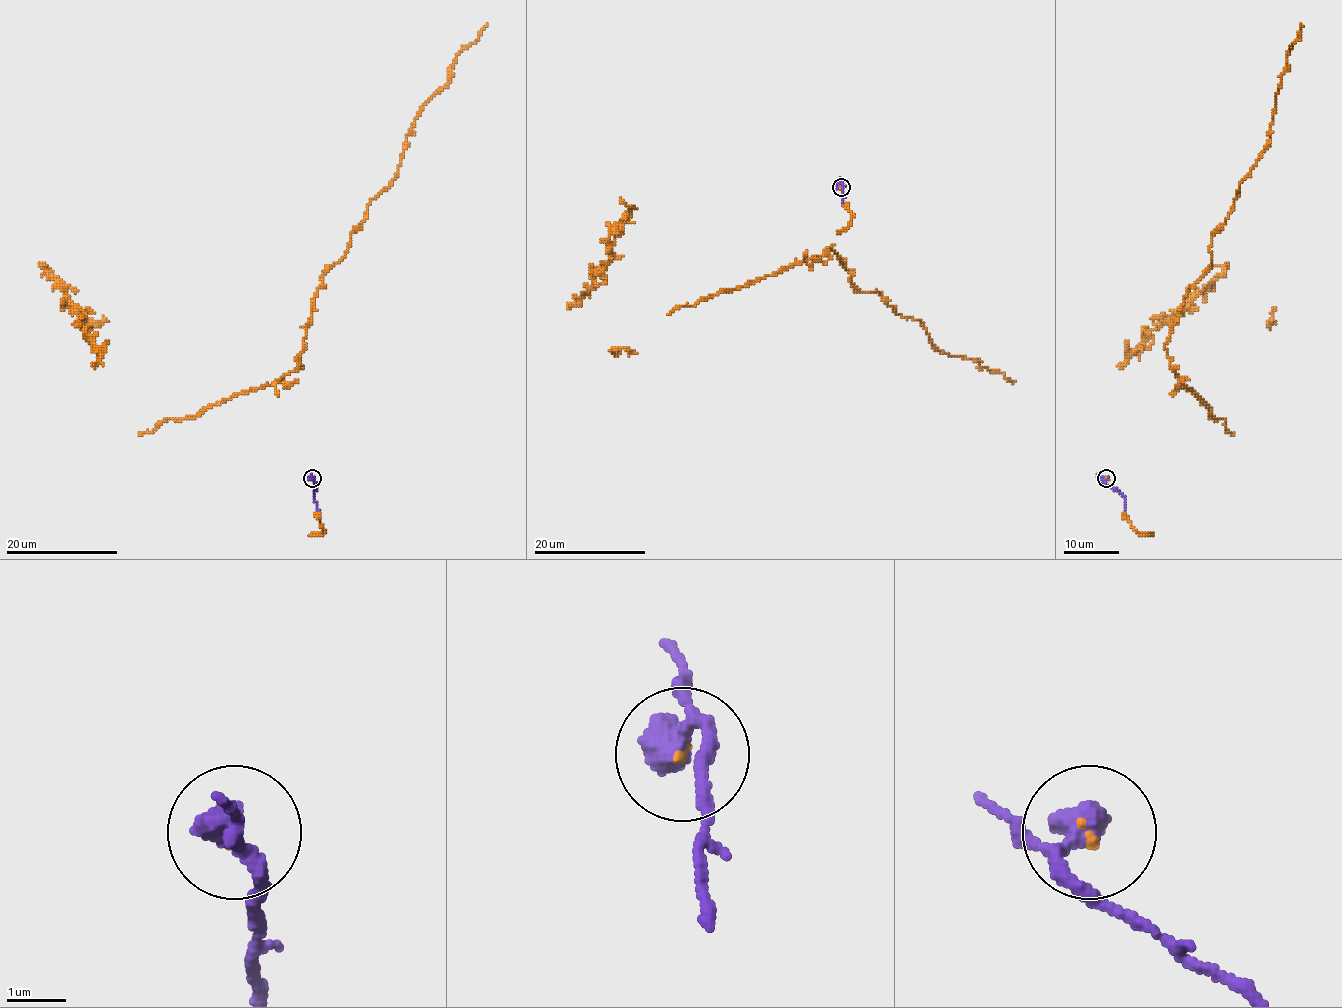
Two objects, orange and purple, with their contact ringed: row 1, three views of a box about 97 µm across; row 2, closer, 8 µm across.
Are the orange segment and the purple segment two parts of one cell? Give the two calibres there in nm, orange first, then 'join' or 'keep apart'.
70/400 nm | join

